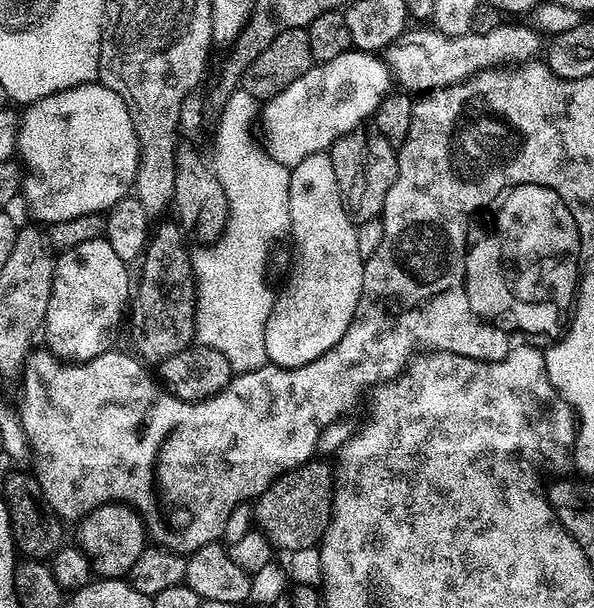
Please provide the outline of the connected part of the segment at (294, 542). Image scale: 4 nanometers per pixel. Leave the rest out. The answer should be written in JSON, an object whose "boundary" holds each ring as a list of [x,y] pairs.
{"boundary":[[[313,458],[305,464],[299,464],[297,468],[291,468],[288,472],[277,476],[268,489],[255,501],[256,520],[259,531],[263,532],[273,549],[285,548],[288,552],[304,552],[307,548],[315,549],[324,539],[328,523],[332,521],[332,499],[336,493],[336,477],[331,463]]]}

